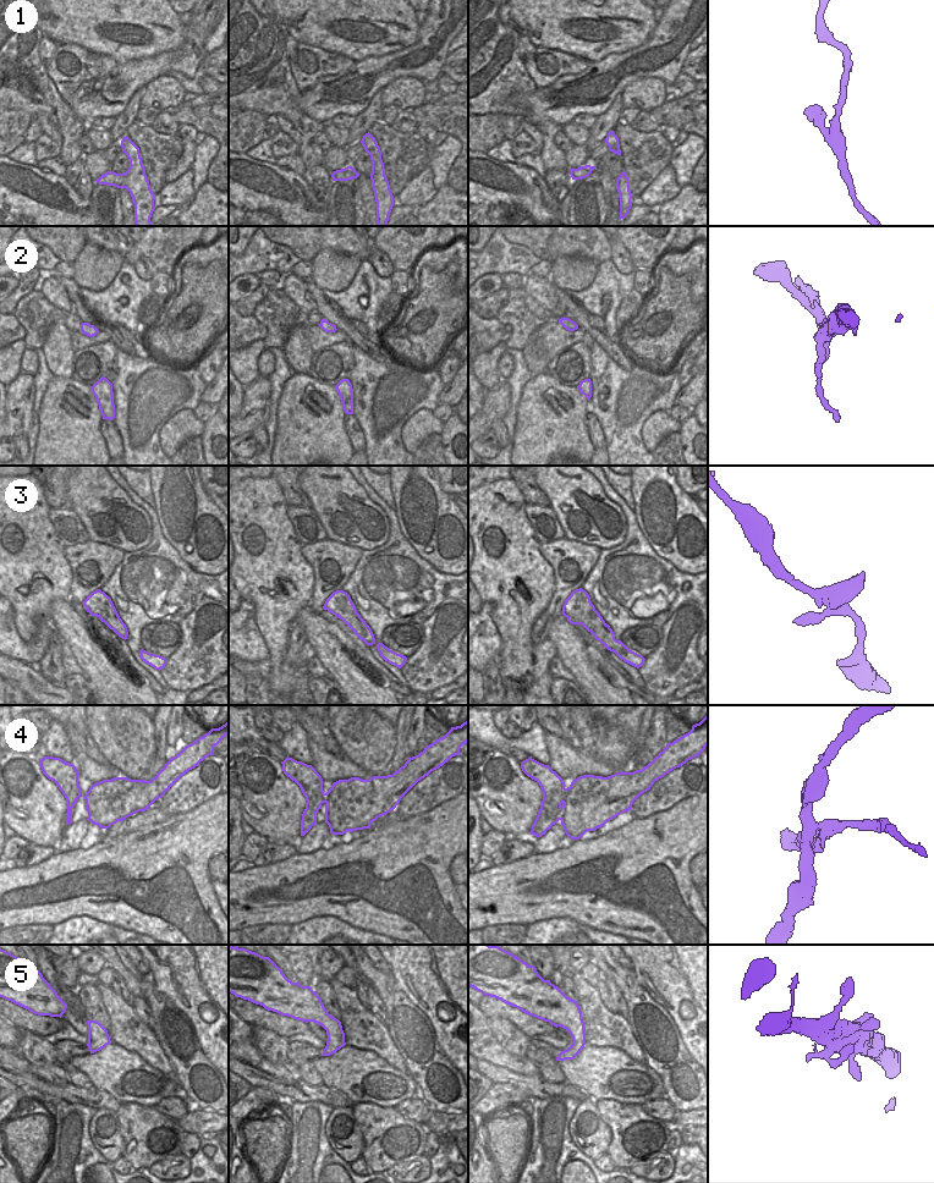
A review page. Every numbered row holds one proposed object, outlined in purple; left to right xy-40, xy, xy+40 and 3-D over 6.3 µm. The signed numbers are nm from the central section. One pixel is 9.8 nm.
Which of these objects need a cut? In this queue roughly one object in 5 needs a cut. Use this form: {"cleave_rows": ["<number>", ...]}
{"cleave_rows": []}

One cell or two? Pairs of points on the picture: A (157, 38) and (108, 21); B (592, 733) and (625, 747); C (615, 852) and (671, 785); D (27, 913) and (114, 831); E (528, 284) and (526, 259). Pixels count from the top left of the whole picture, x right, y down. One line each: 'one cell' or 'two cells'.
A: one cell
B: one cell
C: two cells
D: two cells
E: two cells

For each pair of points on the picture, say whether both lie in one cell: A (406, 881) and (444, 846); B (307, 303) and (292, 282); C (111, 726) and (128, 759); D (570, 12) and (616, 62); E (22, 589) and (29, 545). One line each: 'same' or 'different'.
A: same
B: same
C: same
D: different
E: same

